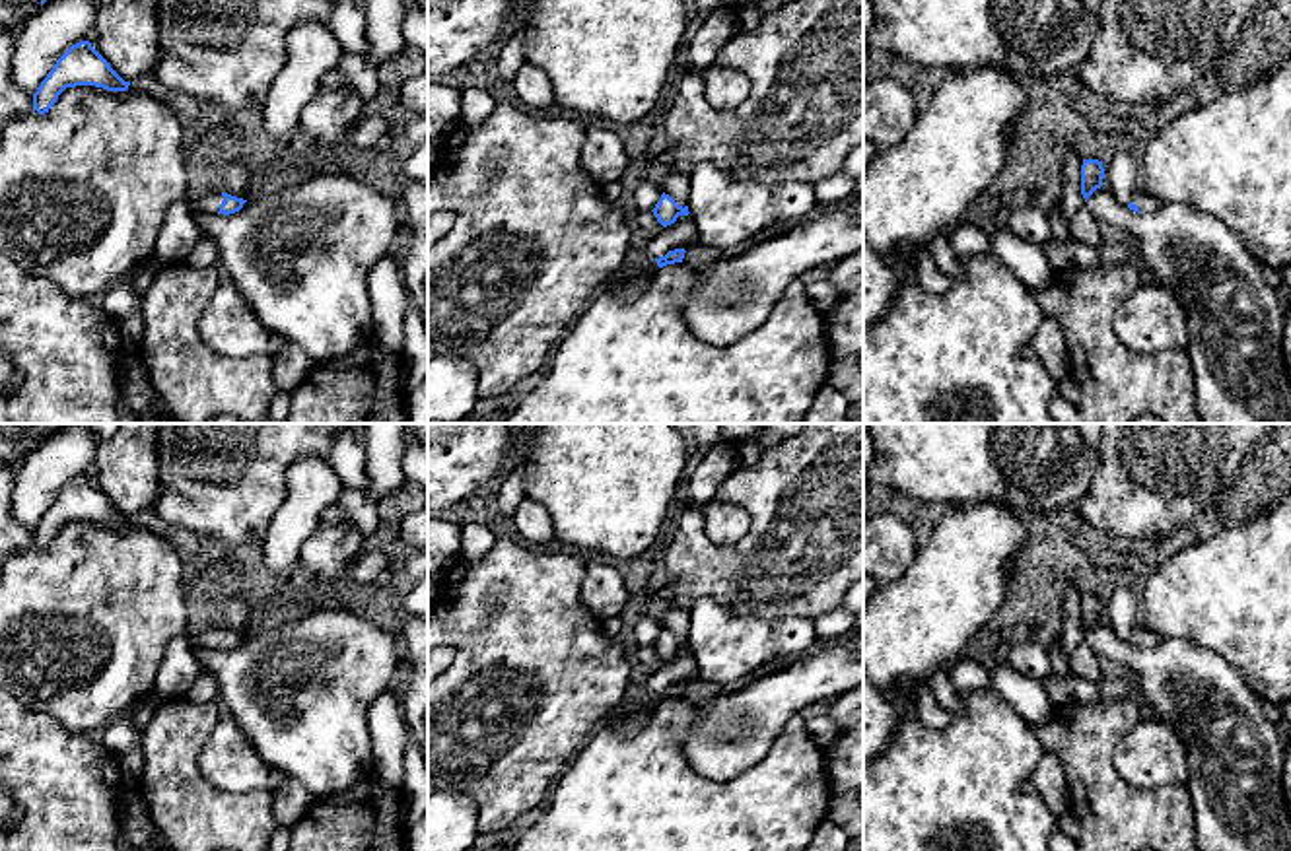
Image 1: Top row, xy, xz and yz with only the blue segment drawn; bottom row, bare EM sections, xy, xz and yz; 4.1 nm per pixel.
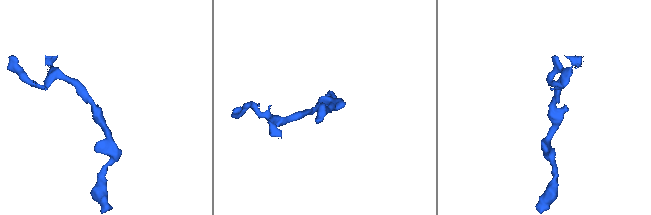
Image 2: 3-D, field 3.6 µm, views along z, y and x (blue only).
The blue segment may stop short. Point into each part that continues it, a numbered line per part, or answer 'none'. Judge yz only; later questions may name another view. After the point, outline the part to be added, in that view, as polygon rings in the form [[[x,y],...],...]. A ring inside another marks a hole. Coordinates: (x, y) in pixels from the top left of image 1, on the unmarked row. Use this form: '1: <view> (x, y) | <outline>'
1: yz (1146, 638) | [[[1141,624],[1134,630],[1132,637],[1139,643],[1141,649],[1155,647],[1163,641],[1163,635],[1149,631]]]

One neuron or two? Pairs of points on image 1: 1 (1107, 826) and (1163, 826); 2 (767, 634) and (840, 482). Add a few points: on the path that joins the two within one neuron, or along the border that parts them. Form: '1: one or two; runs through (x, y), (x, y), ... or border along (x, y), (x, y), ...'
1: one; runs through (1120, 826), (1150, 826)
2: two; border along (730, 609), (765, 618), (809, 618), (813, 622)

